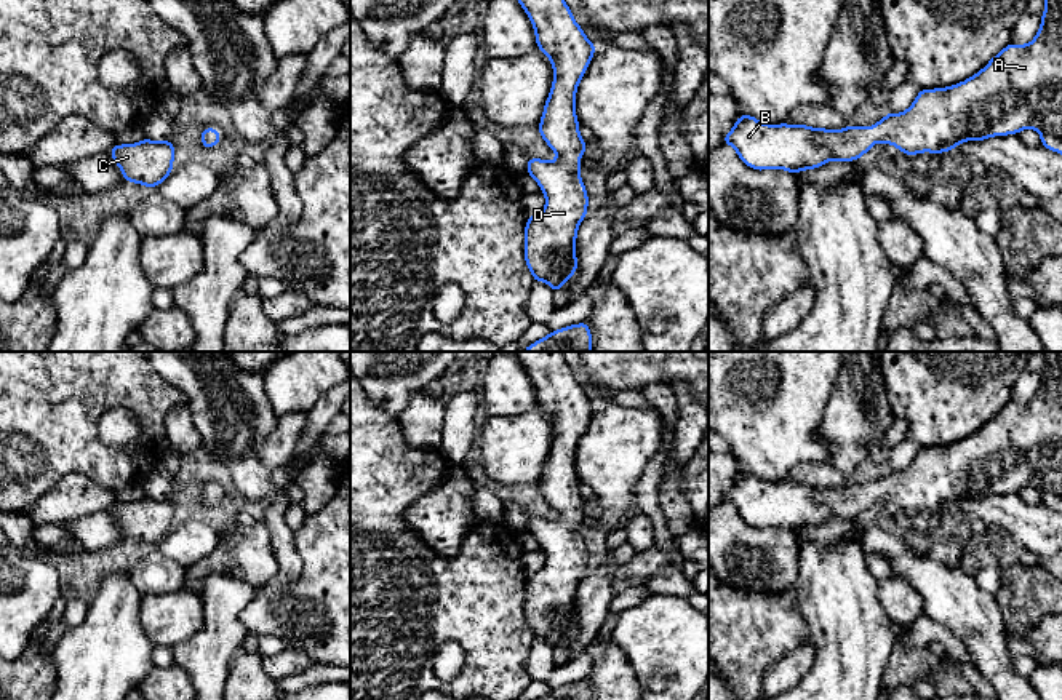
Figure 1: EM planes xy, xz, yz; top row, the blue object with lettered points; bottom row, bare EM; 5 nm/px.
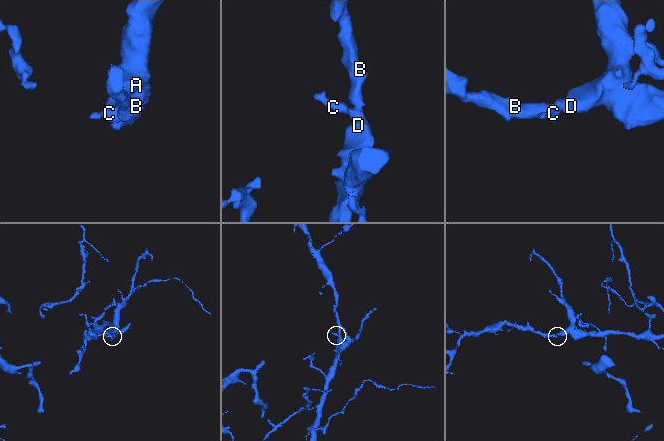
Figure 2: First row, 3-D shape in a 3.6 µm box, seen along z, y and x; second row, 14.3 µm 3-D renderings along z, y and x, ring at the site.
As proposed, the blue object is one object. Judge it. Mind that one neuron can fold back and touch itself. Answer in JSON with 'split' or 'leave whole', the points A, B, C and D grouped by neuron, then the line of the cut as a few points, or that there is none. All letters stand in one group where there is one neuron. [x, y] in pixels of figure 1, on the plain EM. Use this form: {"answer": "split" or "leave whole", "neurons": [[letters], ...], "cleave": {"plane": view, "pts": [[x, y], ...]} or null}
{"answer": "leave whole", "neurons": [["A", "B", "C", "D"]], "cleave": null}

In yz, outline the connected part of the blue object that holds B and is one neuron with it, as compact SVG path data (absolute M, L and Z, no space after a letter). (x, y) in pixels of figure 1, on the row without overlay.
M1044 352L1046 366L1041 384L1028 403L1009 401L988 422L968 438L947 446L920 447L913 462L902 471L888 470L870 486L848 483L840 489L811 486L806 483L766 483L752 473L742 471L721 502L734 505L739 516L752 527L785 527L796 532L819 526L830 518L856 519L865 513L875 500L892 502L897 508L913 515L921 510L942 511L955 508L966 499L984 499L993 494L1019 492L1033 486L1041 494L1041 503L1062 513L1062 352Z

